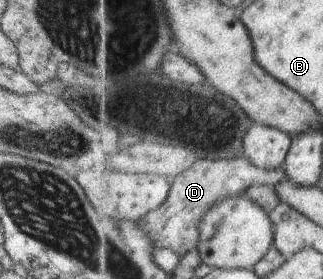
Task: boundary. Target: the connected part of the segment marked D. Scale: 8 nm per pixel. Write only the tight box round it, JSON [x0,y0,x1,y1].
[141,154,287,256]

